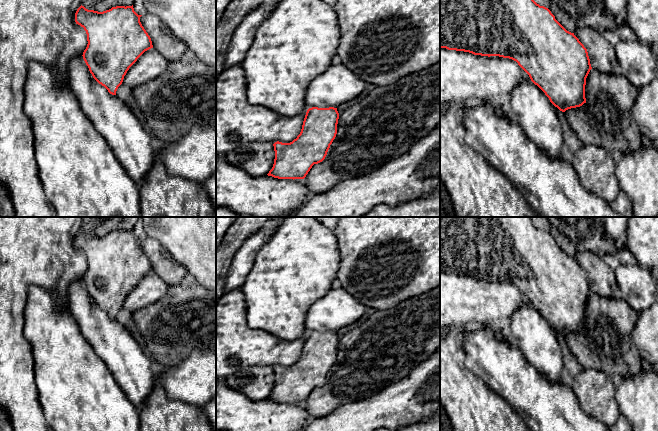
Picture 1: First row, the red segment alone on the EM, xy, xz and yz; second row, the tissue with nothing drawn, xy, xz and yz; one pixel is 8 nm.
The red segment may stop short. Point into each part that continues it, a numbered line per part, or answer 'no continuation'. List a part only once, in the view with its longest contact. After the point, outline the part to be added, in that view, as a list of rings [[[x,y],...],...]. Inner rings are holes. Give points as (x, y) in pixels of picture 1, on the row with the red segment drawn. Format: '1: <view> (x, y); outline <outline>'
no continuation

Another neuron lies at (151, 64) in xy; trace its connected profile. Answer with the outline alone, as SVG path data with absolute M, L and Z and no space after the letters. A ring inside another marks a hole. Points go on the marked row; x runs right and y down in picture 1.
M154 48L145 51L129 68L122 84L130 89L140 86L162 75L168 61Z

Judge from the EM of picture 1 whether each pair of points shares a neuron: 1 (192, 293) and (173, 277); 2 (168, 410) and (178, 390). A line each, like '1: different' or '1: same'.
1: different
2: different

